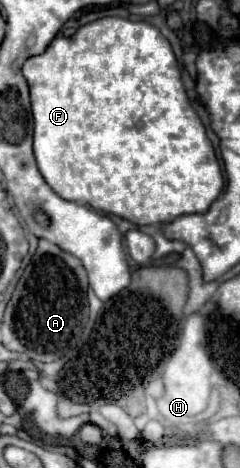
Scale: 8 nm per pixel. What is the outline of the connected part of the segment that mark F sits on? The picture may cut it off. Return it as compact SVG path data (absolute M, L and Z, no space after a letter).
M102 17L98 21L82 25L72 37L58 35L44 53L28 57L24 61L22 71L30 85L30 101L32 101L32 117L34 117L34 157L38 161L38 169L44 175L46 183L62 199L90 205L96 211L108 211L136 225L164 225L186 213L206 213L210 205L216 201L216 197L222 193L224 179L222 179L222 171L214 147L206 137L206 129L200 117L190 107L170 41L156 27L148 25L146 21L130 21L124 17Z

